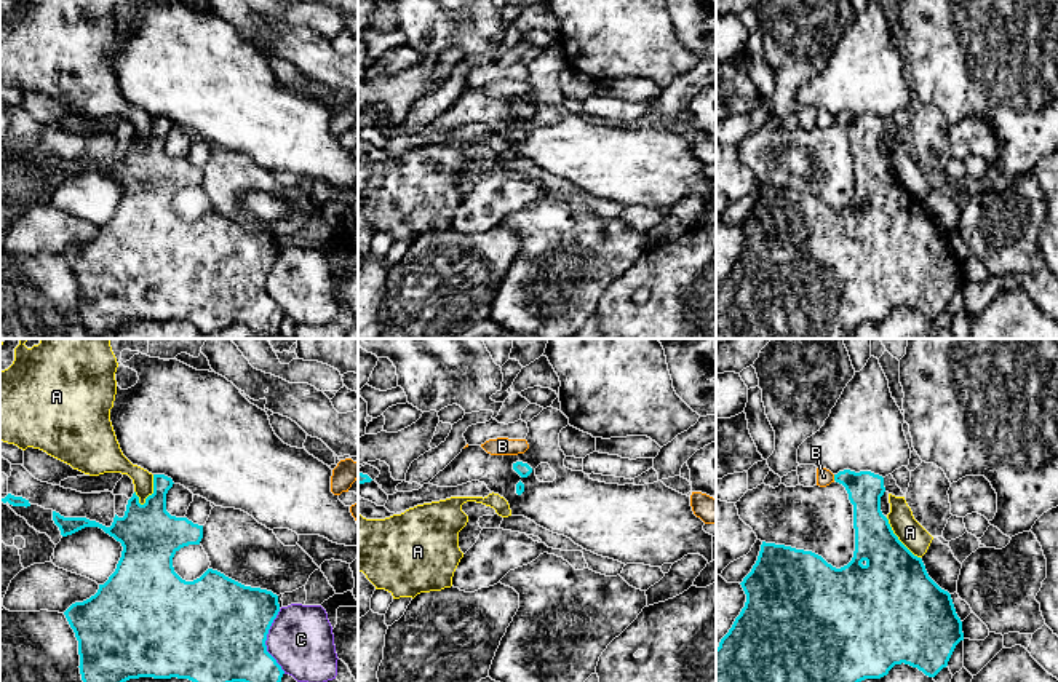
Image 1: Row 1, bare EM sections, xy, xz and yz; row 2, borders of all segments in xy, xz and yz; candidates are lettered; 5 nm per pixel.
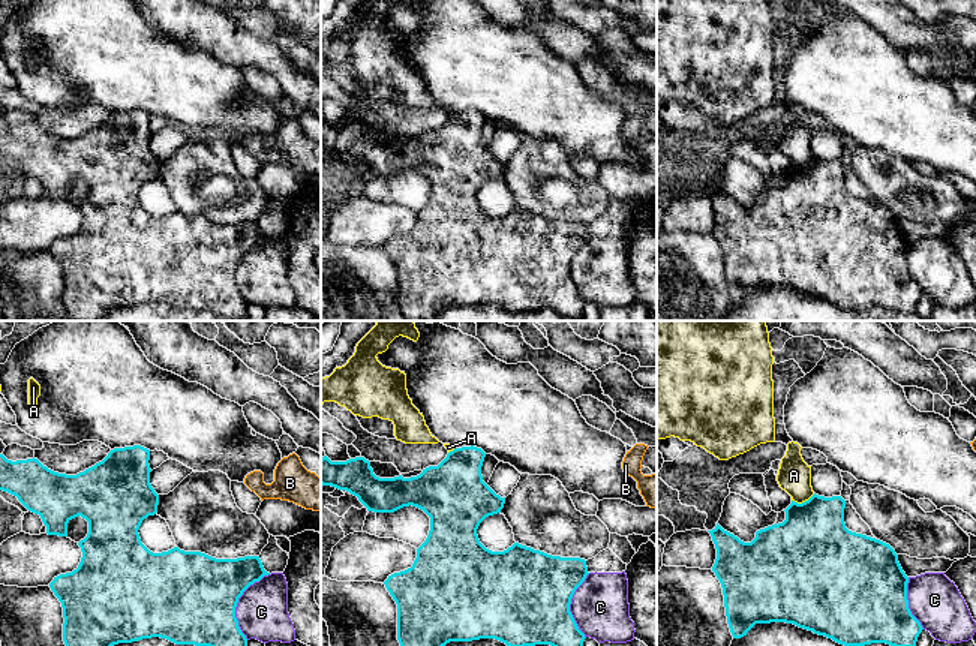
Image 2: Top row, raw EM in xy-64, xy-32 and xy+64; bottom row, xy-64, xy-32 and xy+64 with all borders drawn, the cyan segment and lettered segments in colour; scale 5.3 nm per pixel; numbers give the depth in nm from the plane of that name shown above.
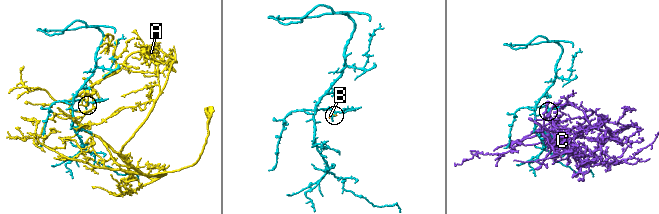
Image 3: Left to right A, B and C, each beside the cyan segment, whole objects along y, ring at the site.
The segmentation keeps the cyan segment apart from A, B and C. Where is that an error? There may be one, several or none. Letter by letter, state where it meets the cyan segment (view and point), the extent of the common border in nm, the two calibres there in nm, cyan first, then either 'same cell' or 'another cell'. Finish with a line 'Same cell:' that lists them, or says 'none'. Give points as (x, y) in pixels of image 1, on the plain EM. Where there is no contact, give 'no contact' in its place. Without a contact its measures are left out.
A: xy (154, 133) | 170 nm | 300/110 nm | another cell
B: yz (835, 120) | 30 nm | 180/80 nm | another cell
C: xy (266, 281) | 320 nm | 500/320 nm | another cell
Same cell: none

